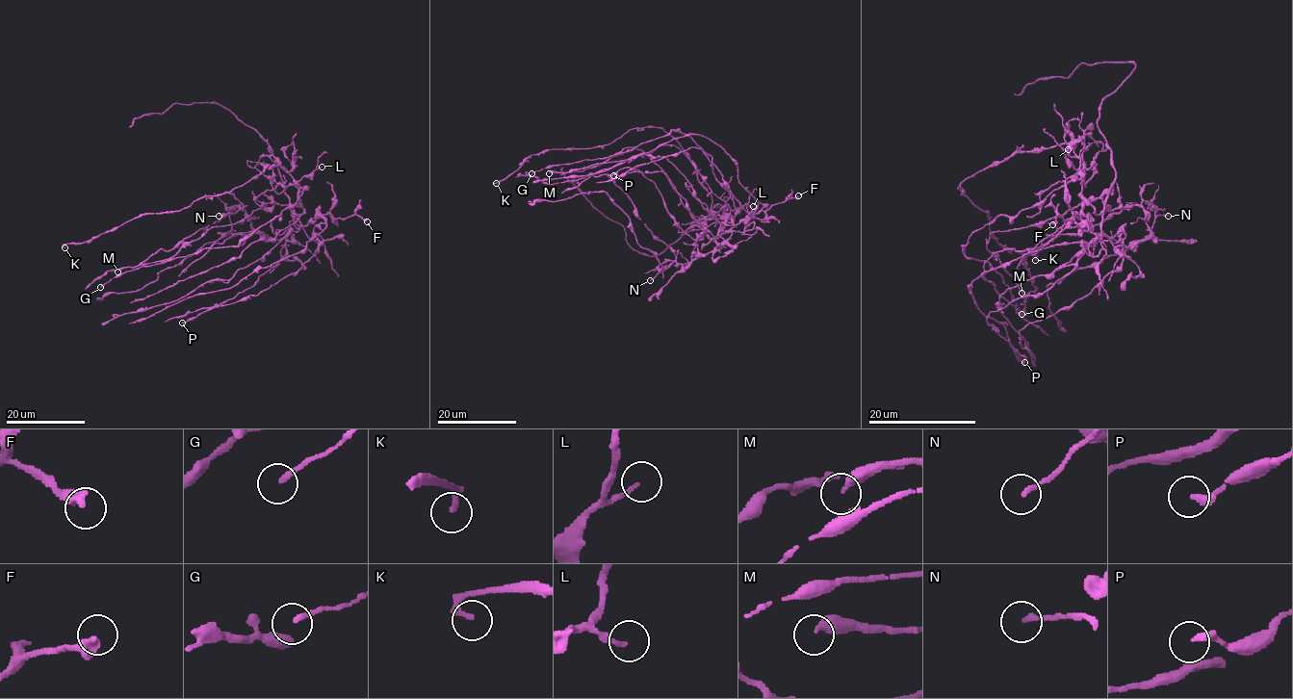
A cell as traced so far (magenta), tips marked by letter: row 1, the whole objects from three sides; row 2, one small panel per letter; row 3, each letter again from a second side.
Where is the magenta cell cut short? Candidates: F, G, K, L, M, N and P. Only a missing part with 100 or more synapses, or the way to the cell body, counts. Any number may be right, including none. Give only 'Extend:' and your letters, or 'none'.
Extend: none

